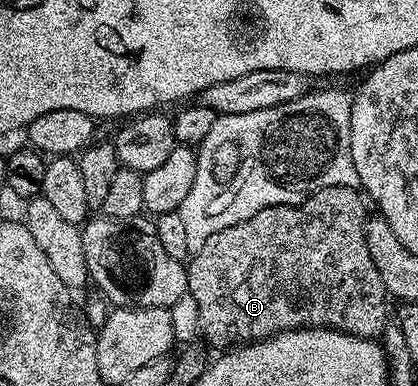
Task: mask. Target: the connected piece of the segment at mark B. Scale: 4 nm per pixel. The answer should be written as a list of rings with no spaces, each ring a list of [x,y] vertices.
[[[326,187],[308,195],[301,203],[282,203],[276,207],[266,207],[237,225],[229,225],[229,229],[221,229],[221,233],[213,233],[213,237],[209,237],[209,241],[205,241],[205,245],[201,245],[201,249],[194,252],[186,264],[187,294],[193,297],[193,301],[197,301],[202,338],[207,338],[213,346],[219,347],[218,349],[230,349],[236,345],[253,343],[256,339],[267,339],[282,331],[298,331],[301,327],[331,327],[335,331],[344,331],[366,339],[382,336],[383,329],[389,322],[386,307],[389,296],[381,281],[381,273],[377,273],[377,265],[373,265],[373,257],[369,257],[369,245],[365,245],[362,198],[364,199],[364,196],[354,187]]]

